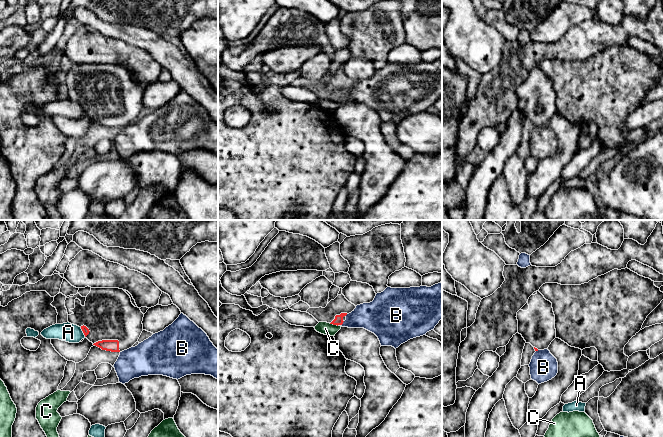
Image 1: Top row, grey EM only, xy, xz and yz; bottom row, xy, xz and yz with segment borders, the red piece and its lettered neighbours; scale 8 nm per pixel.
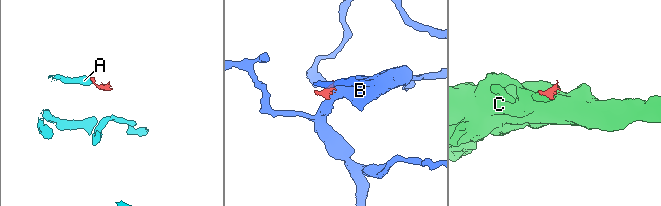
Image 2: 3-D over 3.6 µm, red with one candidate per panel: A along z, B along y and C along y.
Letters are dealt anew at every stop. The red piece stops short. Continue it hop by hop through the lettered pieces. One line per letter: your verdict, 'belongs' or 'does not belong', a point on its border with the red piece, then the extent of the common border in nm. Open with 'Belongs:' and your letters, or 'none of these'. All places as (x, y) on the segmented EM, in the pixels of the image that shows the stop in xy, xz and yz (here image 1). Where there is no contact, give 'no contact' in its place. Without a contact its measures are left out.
Belongs: none of these
A: does not belong; meets red in xy at (83, 332); contact 100 nm long
B: does not belong; meets red in xz at (342, 323); contact 40 nm long
C: does not belong; meets red in xz at (333, 324); contact 80 nm long

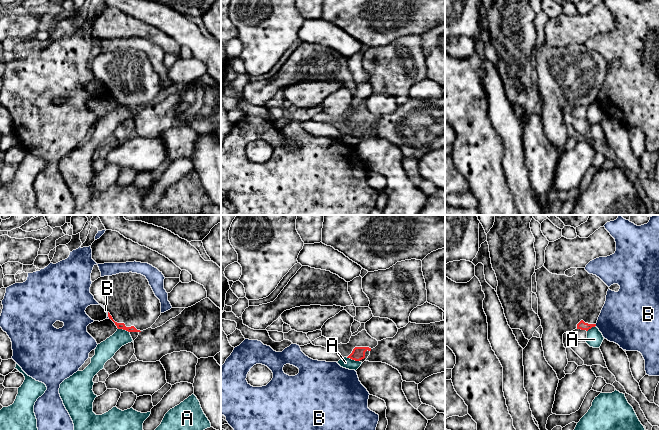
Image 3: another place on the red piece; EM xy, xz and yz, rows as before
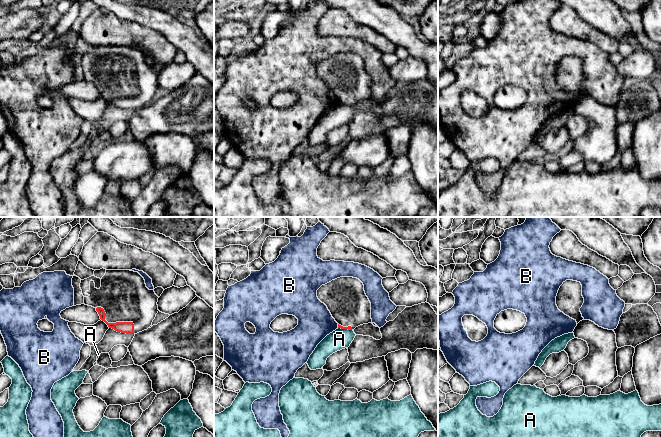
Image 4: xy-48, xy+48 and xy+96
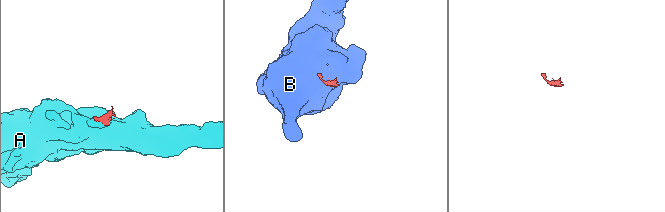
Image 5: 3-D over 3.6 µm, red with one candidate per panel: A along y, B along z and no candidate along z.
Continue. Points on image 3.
Belongs: none of these
A: does not belong; meets red in xz at (353, 359); contact 120 nm long
B: does not belong; meets red in xy at (108, 315); contact 60 nm long

